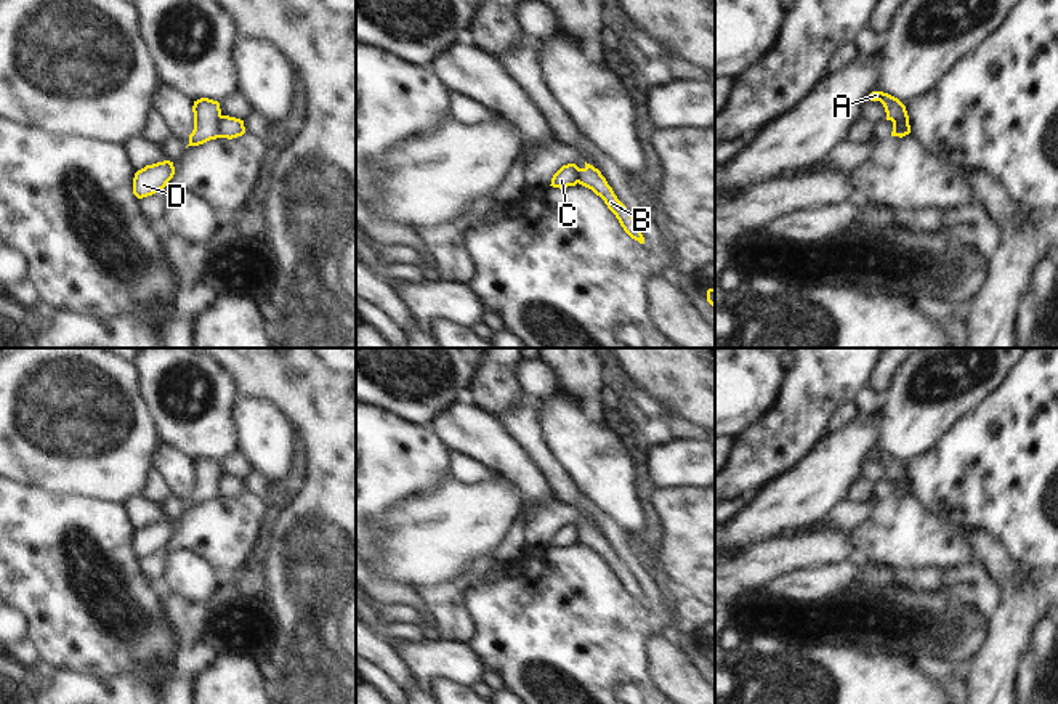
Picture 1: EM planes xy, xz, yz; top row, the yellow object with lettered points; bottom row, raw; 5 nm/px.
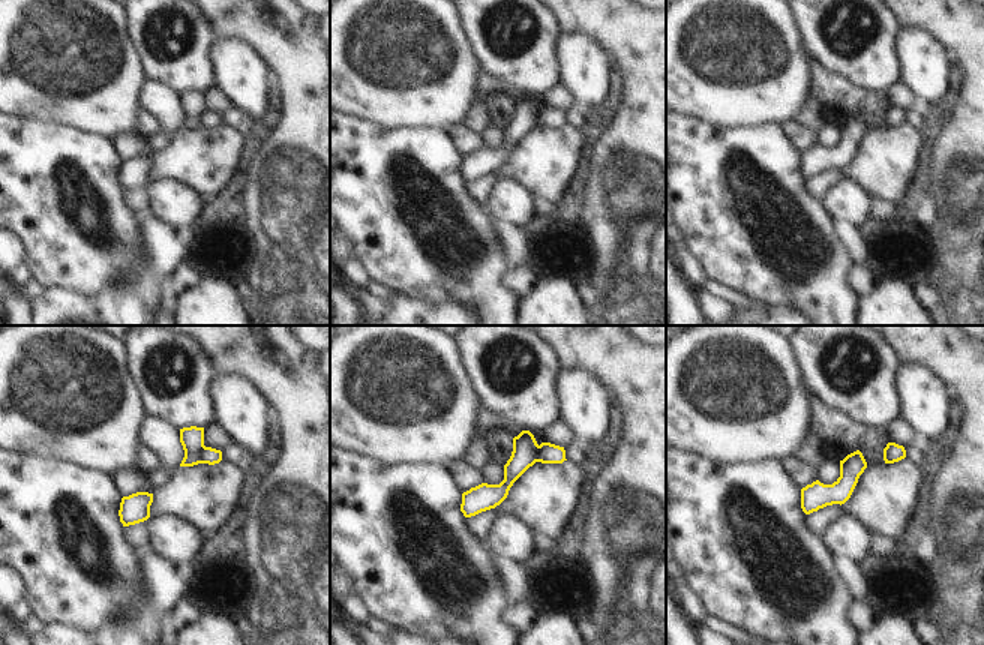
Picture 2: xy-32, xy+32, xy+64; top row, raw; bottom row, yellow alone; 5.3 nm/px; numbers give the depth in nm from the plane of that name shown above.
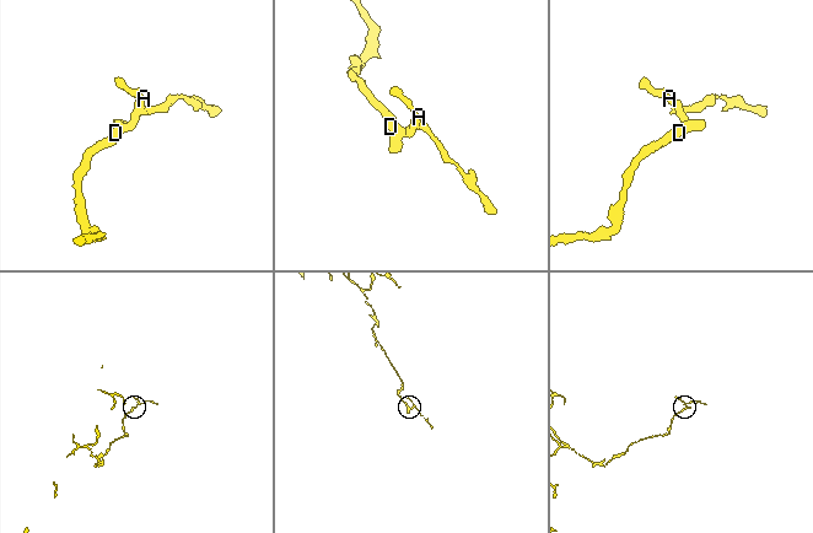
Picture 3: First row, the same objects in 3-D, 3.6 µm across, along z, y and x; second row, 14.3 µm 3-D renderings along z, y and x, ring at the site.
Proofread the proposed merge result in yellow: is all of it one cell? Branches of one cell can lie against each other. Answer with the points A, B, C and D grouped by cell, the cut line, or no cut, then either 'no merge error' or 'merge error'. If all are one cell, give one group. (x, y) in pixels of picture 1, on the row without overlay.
A C D / B; cut in xy along (222, 475), (218, 496); merge error

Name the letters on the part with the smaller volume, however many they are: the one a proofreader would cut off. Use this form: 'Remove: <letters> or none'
Remove: B

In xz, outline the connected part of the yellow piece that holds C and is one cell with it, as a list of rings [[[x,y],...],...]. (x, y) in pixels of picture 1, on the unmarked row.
[[[567,523],[563,524],[551,537],[553,547],[567,547],[567,545],[575,545],[577,544],[577,524],[575,523]]]

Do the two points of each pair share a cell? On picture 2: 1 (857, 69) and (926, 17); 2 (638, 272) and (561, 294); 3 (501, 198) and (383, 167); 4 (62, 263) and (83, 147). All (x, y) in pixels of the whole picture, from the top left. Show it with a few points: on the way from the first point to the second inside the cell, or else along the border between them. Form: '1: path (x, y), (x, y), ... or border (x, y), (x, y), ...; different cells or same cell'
1: border (894, 15), (900, 29); different cells
2: border (572, 272), (576, 273); different cells
3: border (482, 206), (494, 224); different cells
4: path (62, 231), (56, 189), (50, 183), (51, 165); same cell

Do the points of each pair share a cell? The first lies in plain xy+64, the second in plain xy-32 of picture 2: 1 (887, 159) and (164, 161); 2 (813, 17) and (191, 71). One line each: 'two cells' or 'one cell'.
1: one cell
2: one cell

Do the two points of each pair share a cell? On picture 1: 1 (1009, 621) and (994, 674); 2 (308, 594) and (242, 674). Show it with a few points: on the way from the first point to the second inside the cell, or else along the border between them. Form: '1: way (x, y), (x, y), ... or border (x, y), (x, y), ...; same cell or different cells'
1: way (1009, 634), (1009, 640), (997, 661); same cell
2: border (252, 650), (258, 651); different cells

